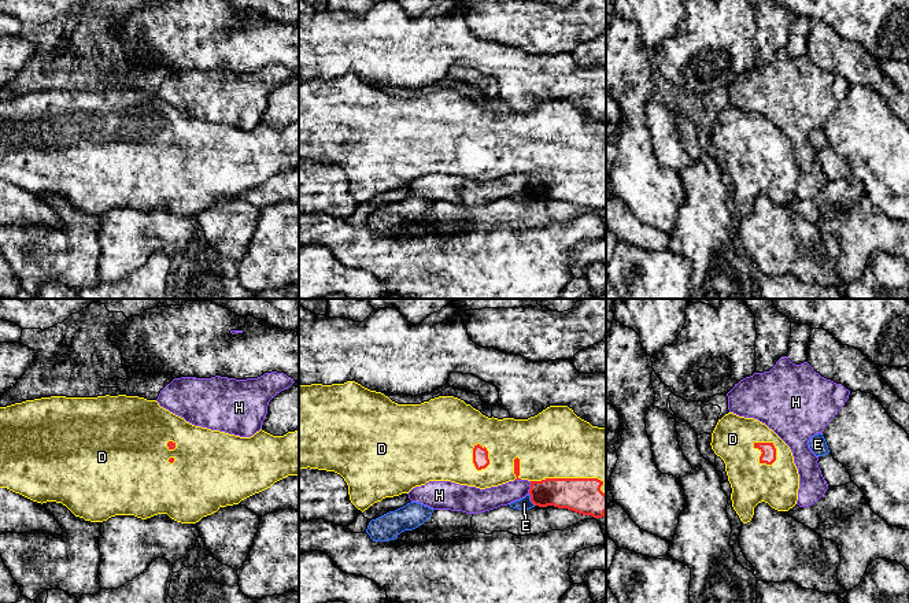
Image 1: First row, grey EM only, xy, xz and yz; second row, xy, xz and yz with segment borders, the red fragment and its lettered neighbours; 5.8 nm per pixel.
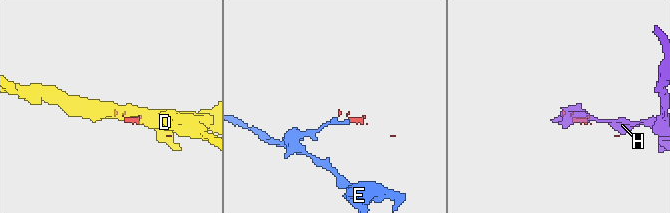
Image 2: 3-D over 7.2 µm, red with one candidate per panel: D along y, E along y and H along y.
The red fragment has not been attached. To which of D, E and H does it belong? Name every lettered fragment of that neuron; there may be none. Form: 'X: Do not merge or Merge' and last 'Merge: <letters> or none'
D: Merge
E: Do not merge
H: Do not merge
Merge: D

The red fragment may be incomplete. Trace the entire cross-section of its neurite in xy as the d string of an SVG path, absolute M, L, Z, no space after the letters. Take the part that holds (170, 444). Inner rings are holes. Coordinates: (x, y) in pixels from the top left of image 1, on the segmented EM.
M126 395L51 396L0 407L0 488L41 504L62 503L75 517L90 522L115 515L147 519L167 514L177 522L196 524L288 476L299 476L299 430L273 436L260 429L251 437L240 437L195 426L160 407L156 400Z

